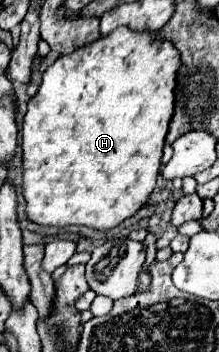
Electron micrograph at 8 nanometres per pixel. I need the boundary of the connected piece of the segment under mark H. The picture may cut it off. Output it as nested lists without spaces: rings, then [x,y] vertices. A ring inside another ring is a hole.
[[[117,27],[105,37],[87,43],[85,47],[77,47],[69,55],[61,55],[41,77],[41,85],[37,95],[27,105],[27,115],[23,119],[23,195],[27,201],[27,215],[31,221],[41,225],[65,227],[65,225],[89,225],[101,231],[107,231],[145,205],[147,197],[155,189],[155,181],[159,175],[161,153],[165,145],[165,135],[169,131],[169,123],[175,111],[175,89],[177,89],[177,71],[181,67],[181,55],[167,39],[159,37],[159,31],[153,35],[145,35],[143,31],[129,31],[129,27]]]

